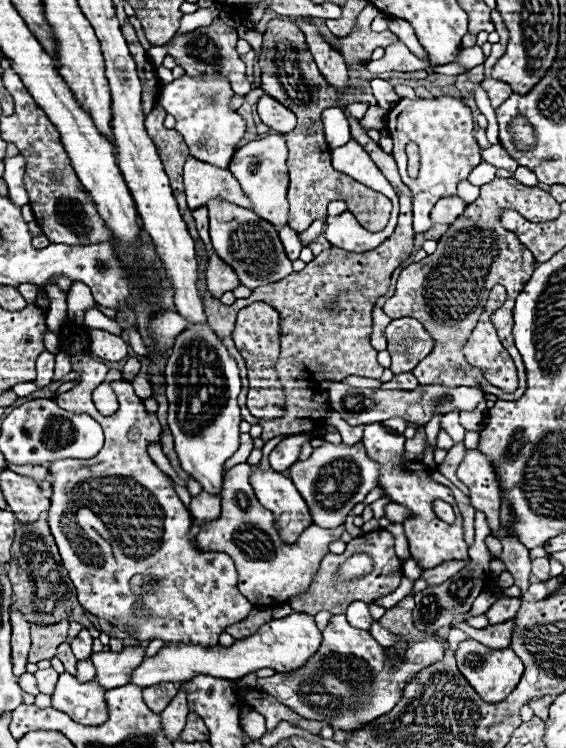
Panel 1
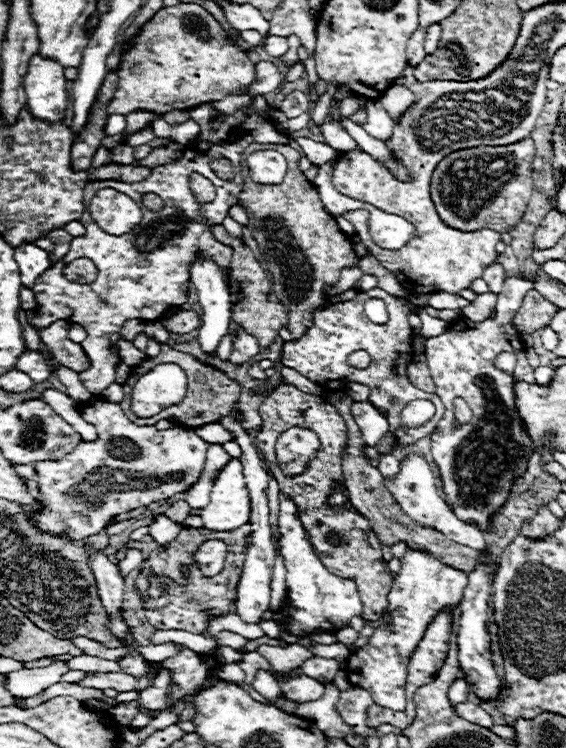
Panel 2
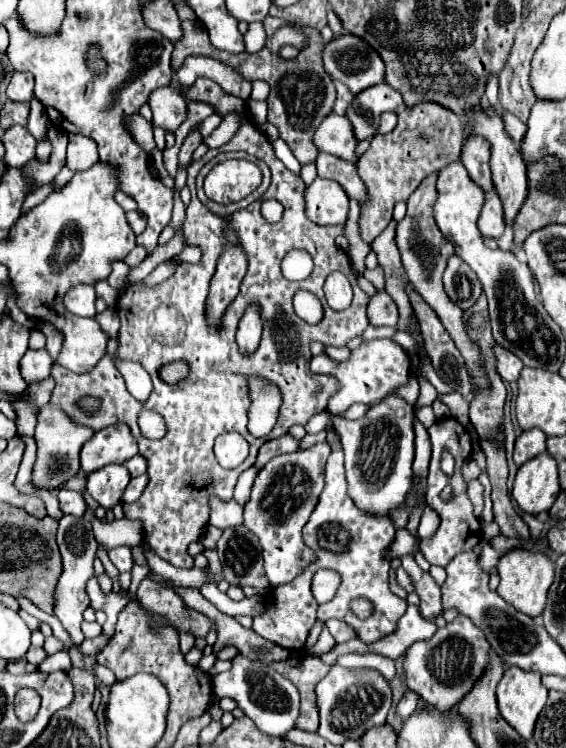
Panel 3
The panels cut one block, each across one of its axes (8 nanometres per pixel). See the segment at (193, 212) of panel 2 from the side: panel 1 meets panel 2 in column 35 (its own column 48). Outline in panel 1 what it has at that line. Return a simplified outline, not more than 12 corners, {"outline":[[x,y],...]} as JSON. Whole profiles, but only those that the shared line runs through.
{"outline":[[44,290],[50,298],[46,326],[58,334],[66,322],[66,292]]}

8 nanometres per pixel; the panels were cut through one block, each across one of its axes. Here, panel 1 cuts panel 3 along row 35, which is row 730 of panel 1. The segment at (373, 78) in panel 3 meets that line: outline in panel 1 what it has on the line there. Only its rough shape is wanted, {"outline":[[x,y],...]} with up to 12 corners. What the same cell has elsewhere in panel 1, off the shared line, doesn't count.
{"outline":[[332,616],[302,668],[258,678],[334,730],[388,714],[416,670],[444,658],[428,638],[390,662],[368,630]]}

